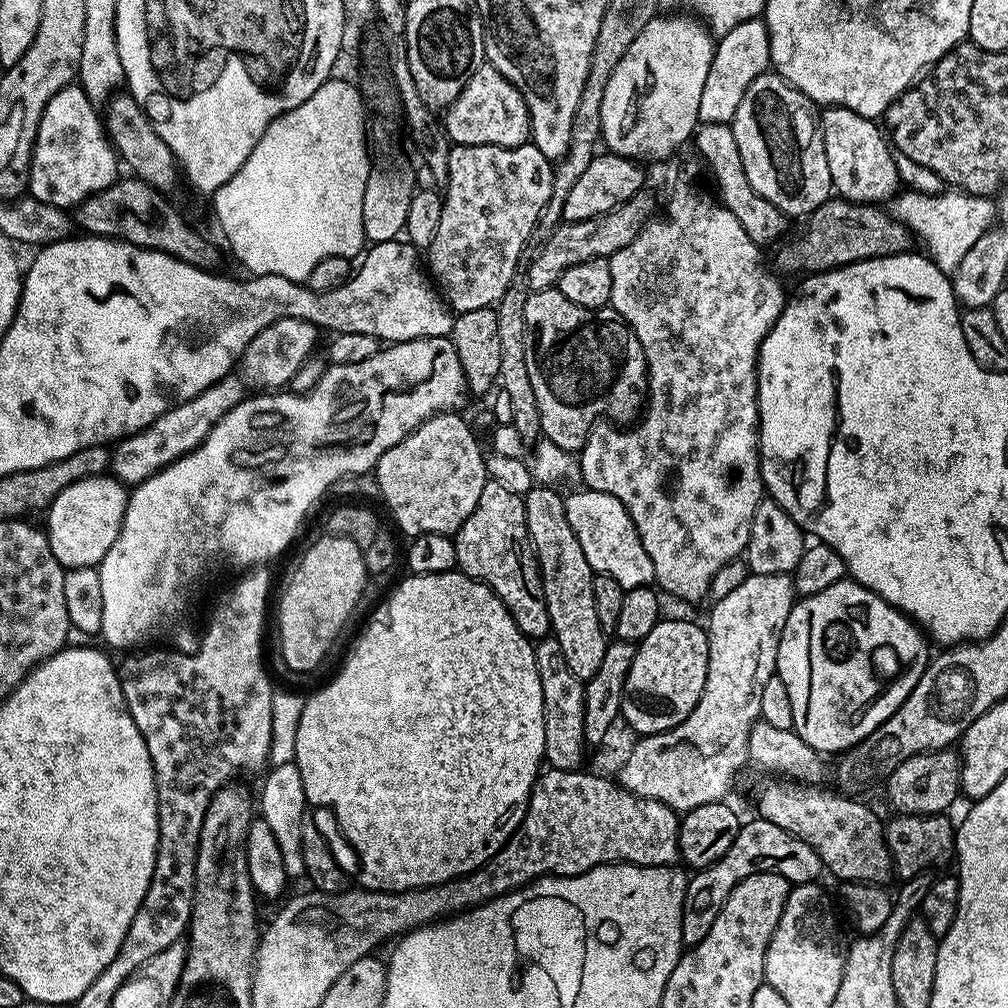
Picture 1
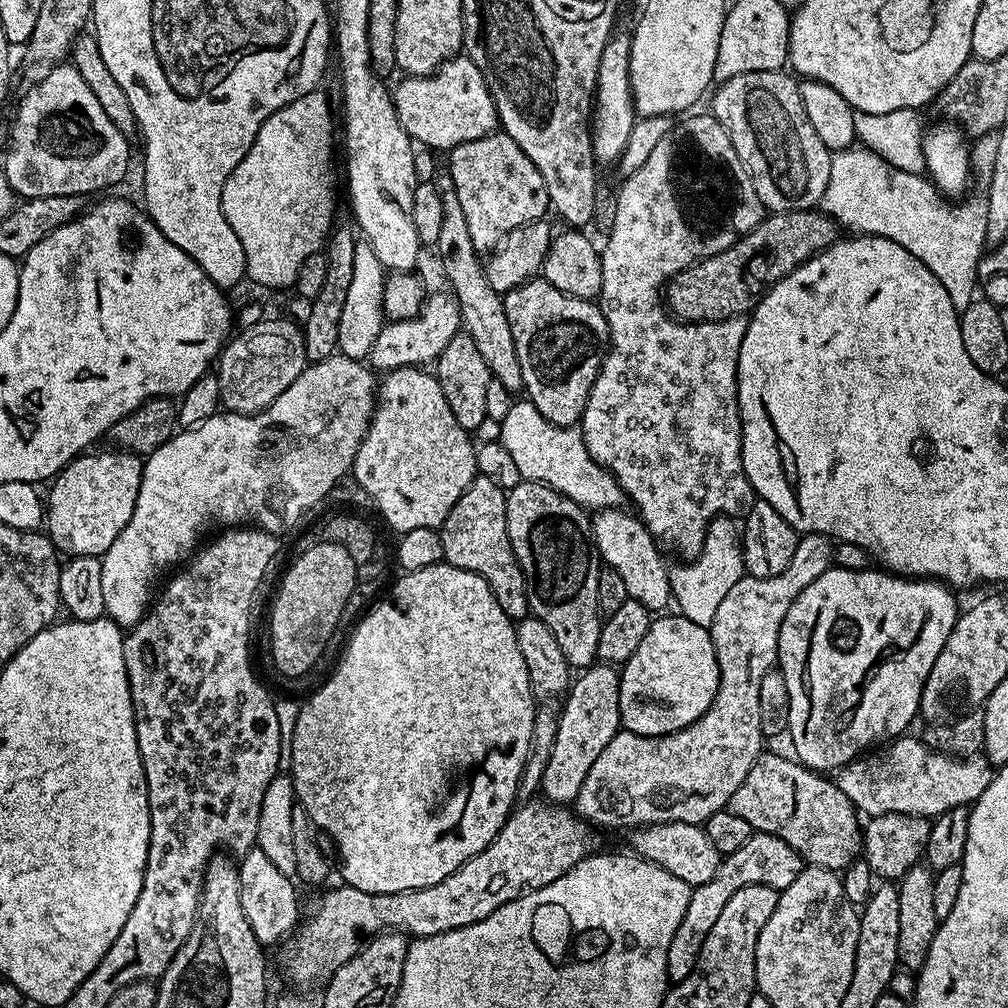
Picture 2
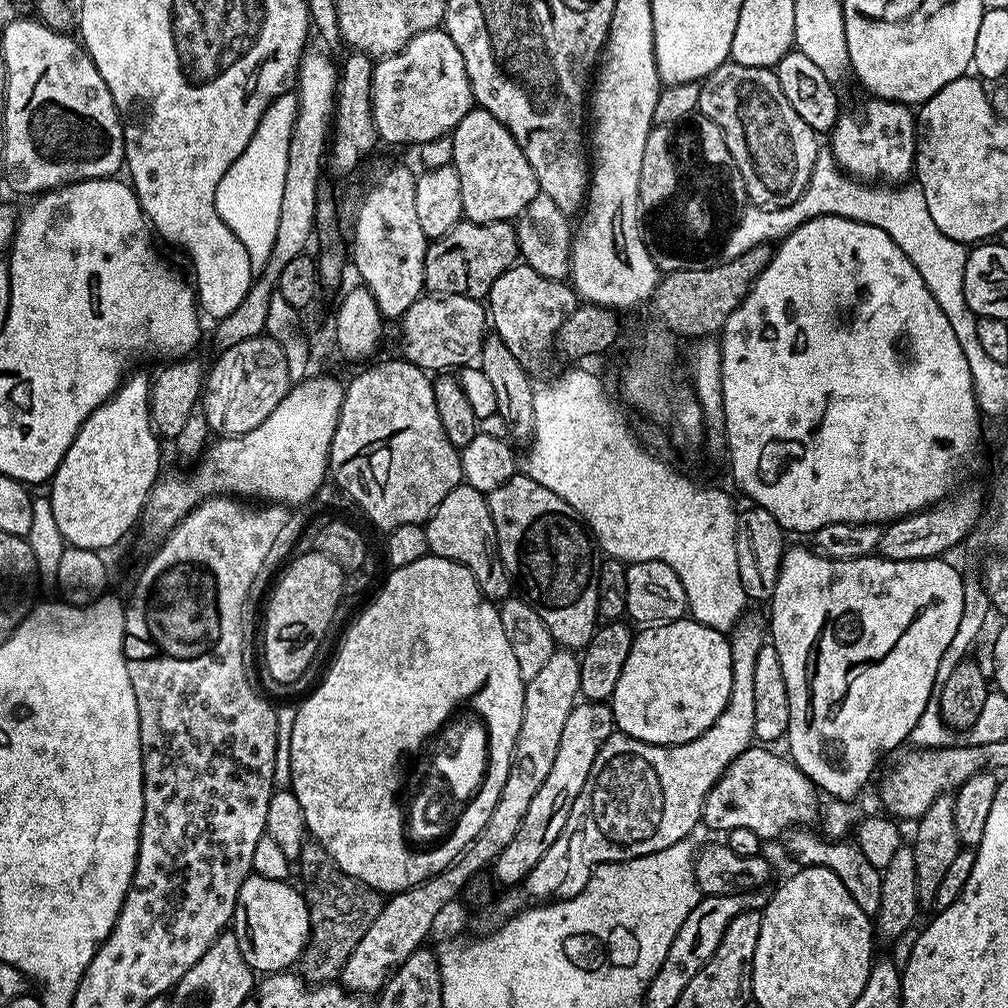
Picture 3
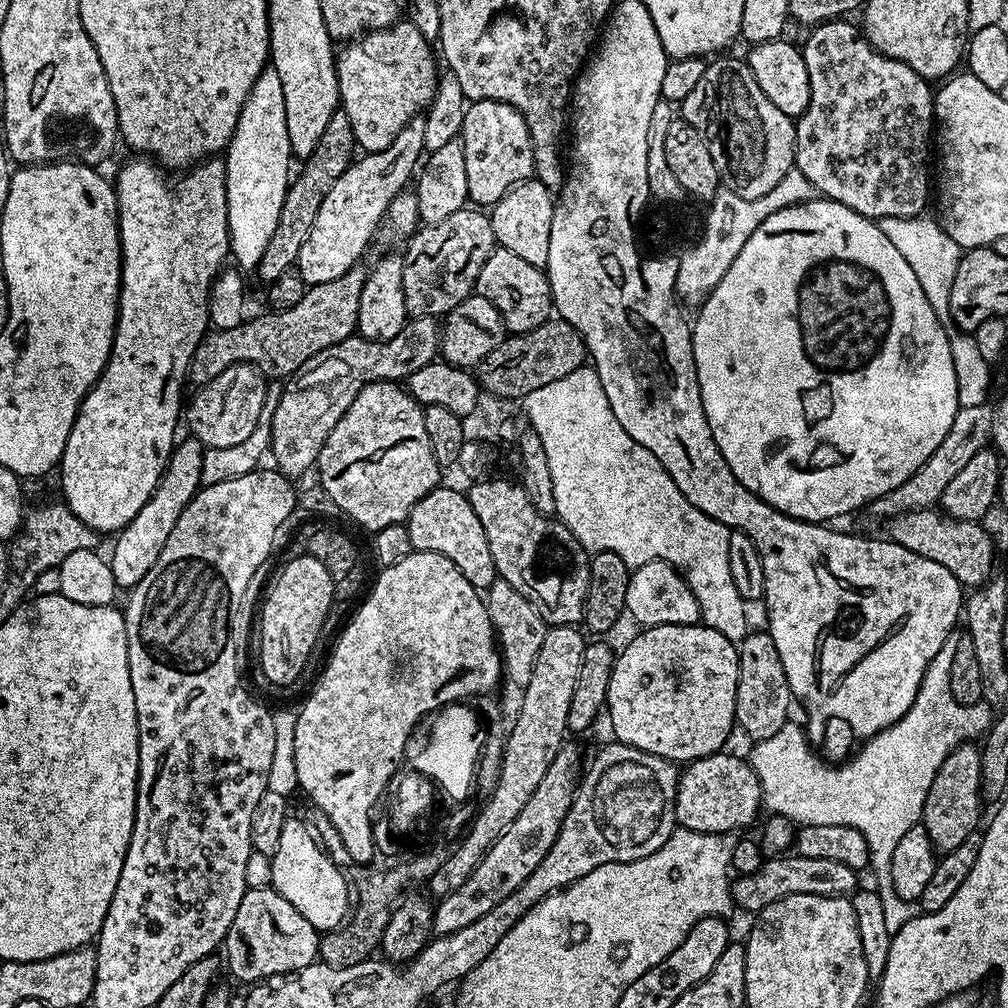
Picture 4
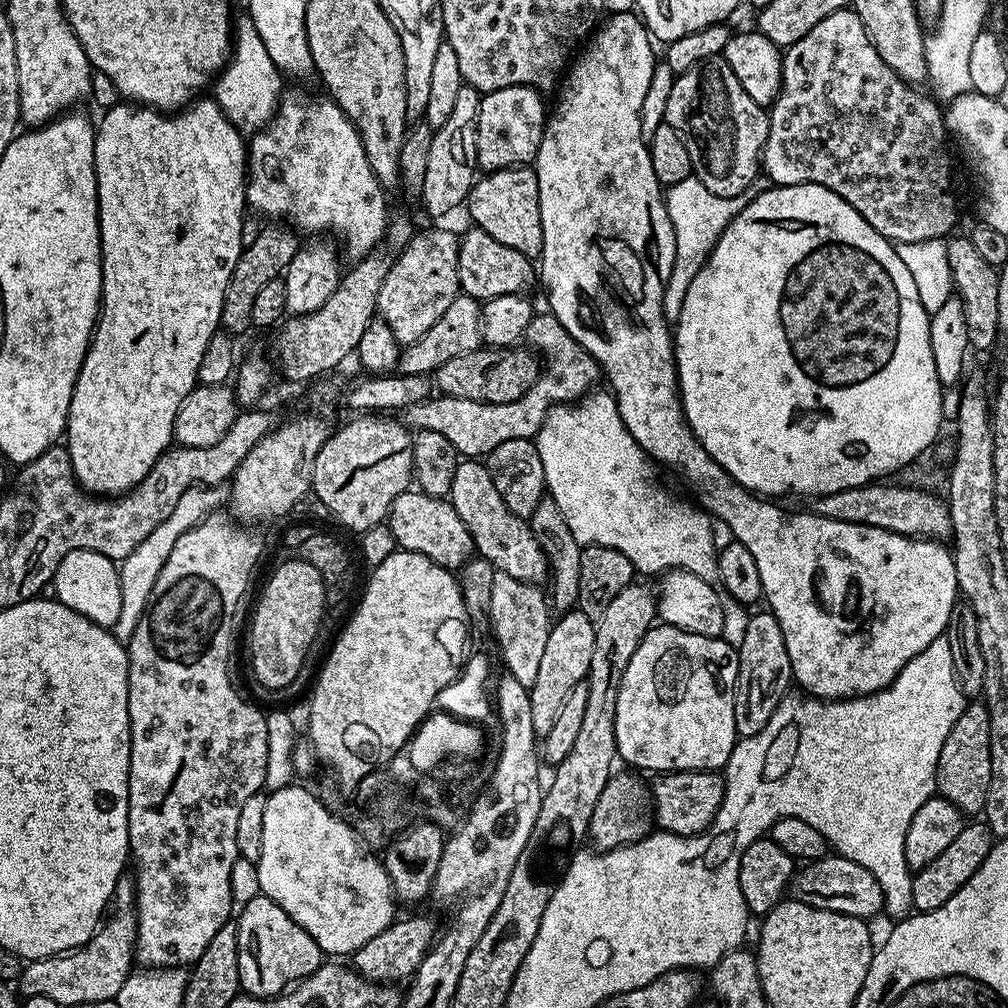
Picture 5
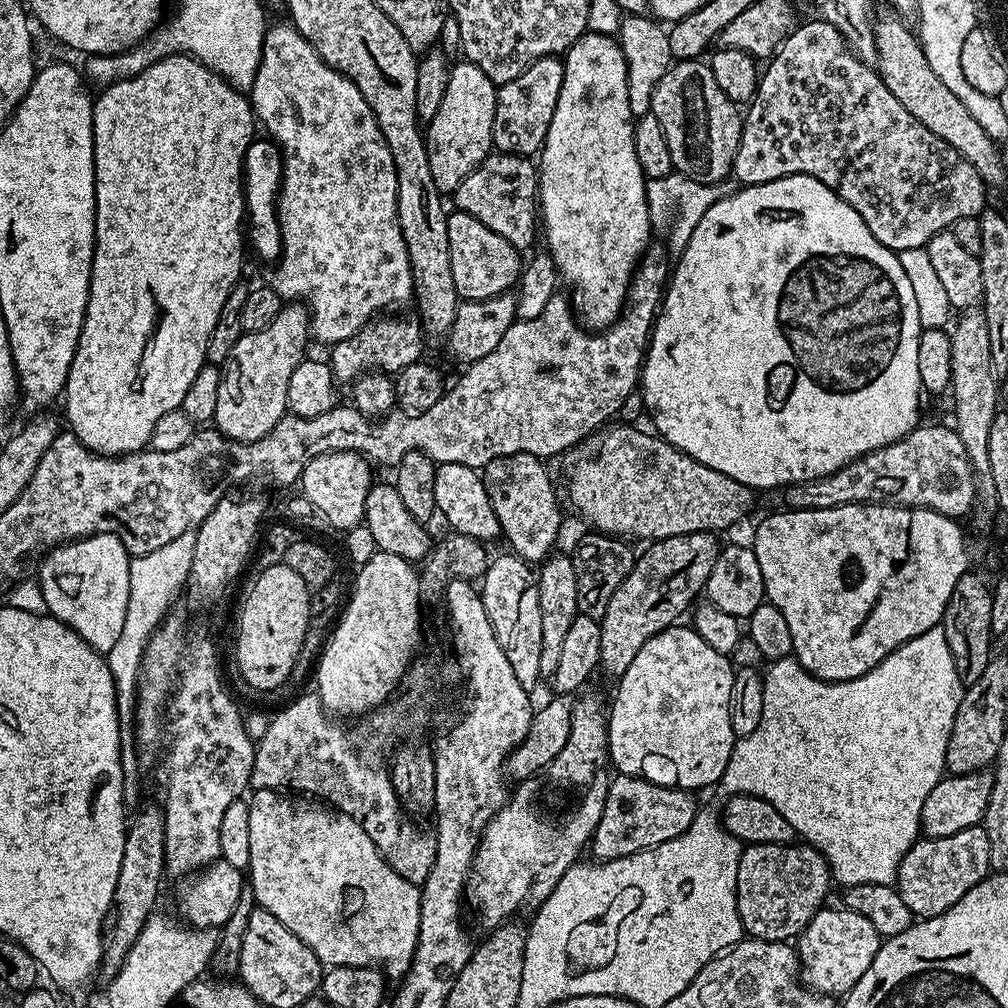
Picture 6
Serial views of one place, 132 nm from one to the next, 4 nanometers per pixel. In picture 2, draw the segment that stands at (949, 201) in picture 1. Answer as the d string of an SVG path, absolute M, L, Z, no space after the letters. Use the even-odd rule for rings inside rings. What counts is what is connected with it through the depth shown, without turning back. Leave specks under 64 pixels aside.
M853 146L832 152L830 182L826 182L819 207L841 229L884 236L898 242L902 250L910 250L942 282L946 294L950 294L950 302L961 313L974 299L972 291L978 288L978 269L986 248L988 198L983 191L974 192L959 202L946 202L931 179L921 174L906 174L906 170L890 166L890 162L878 158L869 148Z

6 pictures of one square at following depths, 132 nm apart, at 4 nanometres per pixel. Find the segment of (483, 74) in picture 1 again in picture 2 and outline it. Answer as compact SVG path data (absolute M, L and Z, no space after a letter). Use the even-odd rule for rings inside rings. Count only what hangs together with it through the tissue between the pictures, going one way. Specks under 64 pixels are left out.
M457 54L431 76L408 76L392 92L398 122L417 145L451 150L497 131L496 107L484 75L467 54Z

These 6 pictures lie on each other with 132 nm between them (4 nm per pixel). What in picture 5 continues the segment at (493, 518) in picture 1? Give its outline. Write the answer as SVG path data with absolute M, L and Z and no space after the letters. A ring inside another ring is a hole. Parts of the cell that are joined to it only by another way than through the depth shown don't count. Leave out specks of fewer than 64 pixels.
M419 490L403 492L398 494L398 498L394 498L386 523L396 539L397 549L422 554L438 566L459 570L473 559L470 530L466 530L466 522L458 518L458 510L454 510L454 506L447 499L428 496Z

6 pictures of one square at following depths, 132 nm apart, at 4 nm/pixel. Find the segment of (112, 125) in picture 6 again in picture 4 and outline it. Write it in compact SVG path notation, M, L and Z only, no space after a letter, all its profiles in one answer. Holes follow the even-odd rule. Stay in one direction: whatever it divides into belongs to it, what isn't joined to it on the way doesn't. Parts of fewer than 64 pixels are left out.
M132 158L120 168L120 173L114 176L116 189L116 209L120 215L120 302L116 313L116 333L112 336L112 349L108 355L106 366L96 384L86 393L80 404L76 420L72 424L70 434L66 438L66 450L62 454L58 465L60 472L60 488L64 491L63 503L68 505L86 526L90 526L97 534L111 532L116 534L127 527L135 515L142 510L148 499L155 493L159 485L164 468L171 458L173 447L177 443L176 423L182 420L182 404L180 408L180 391L186 388L188 367L194 358L194 350L203 342L209 331L208 298L212 295L212 283L225 267L224 259L230 256L228 247L228 207L226 206L226 174L224 173L224 160L209 158L187 169L173 184L164 181L165 169L148 158Z

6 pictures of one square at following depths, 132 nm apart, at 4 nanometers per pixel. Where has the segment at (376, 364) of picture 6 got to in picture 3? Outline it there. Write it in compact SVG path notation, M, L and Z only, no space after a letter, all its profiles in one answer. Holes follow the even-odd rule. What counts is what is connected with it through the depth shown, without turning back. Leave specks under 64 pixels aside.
M509 221L493 224L461 222L442 238L431 241L424 259L424 286L429 293L441 296L469 296L483 301L490 286L517 263L520 254L516 229Z

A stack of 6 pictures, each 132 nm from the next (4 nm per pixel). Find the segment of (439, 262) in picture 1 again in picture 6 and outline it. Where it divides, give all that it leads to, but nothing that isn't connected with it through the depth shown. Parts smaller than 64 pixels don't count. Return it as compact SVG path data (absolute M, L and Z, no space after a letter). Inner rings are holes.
M544 56L531 64L522 74L518 74L518 78L497 87L492 127L492 147L495 151L529 158L539 153L544 146L546 130L550 130L550 118L558 102L558 90L562 90L563 77L563 59Z

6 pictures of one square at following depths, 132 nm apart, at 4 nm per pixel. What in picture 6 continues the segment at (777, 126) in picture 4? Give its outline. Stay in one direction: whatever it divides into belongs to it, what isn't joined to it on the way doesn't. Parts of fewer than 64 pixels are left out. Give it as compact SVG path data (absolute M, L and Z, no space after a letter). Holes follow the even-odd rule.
M700 58L673 63L654 88L650 115L662 122L675 171L703 184L729 179L744 130L744 116L718 86L711 63Z

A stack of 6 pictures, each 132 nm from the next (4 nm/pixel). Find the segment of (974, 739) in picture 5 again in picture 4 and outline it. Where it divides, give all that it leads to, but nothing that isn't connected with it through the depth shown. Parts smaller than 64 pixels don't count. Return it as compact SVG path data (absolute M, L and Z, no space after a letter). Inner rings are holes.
M965 742L948 752L948 757L938 766L934 782L926 794L922 823L937 853L943 854L956 849L964 839L981 827L980 779L982 778L982 758L980 748L975 743Z

